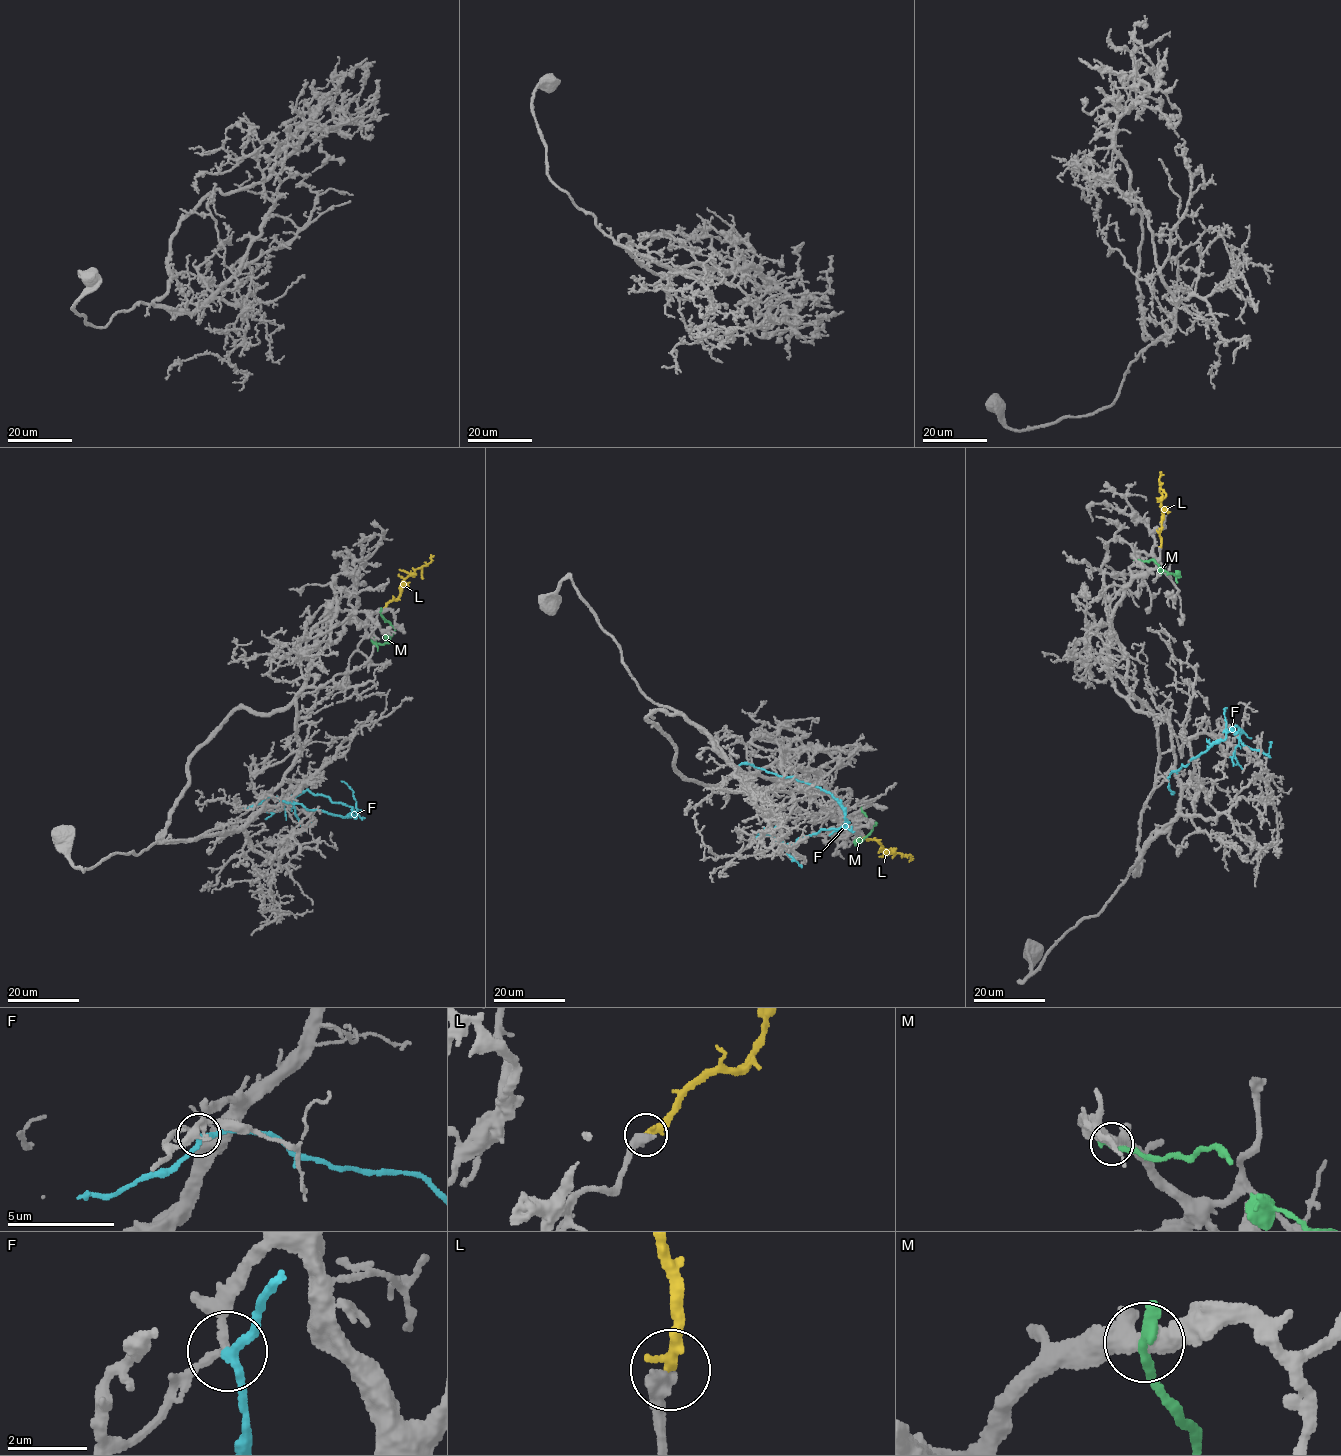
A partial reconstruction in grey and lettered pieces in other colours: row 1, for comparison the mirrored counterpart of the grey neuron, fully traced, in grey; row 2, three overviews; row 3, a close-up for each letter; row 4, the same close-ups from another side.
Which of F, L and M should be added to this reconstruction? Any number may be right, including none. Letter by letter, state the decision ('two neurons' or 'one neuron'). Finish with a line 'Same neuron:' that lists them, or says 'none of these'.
F: two neurons
L: two neurons
M: two neurons
Same neuron: none of these

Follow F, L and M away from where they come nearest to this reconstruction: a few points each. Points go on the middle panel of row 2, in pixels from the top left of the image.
F: (752, 764), (820, 787), (844, 808), (845, 828), (822, 829), (795, 842), (782, 843), (787, 853), (802, 867)
L: (862, 836), (879, 842), (882, 849), (894, 855), (910, 855), (910, 860)
M: (861, 808), (865, 816), (876, 824), (859, 841), (860, 837)

